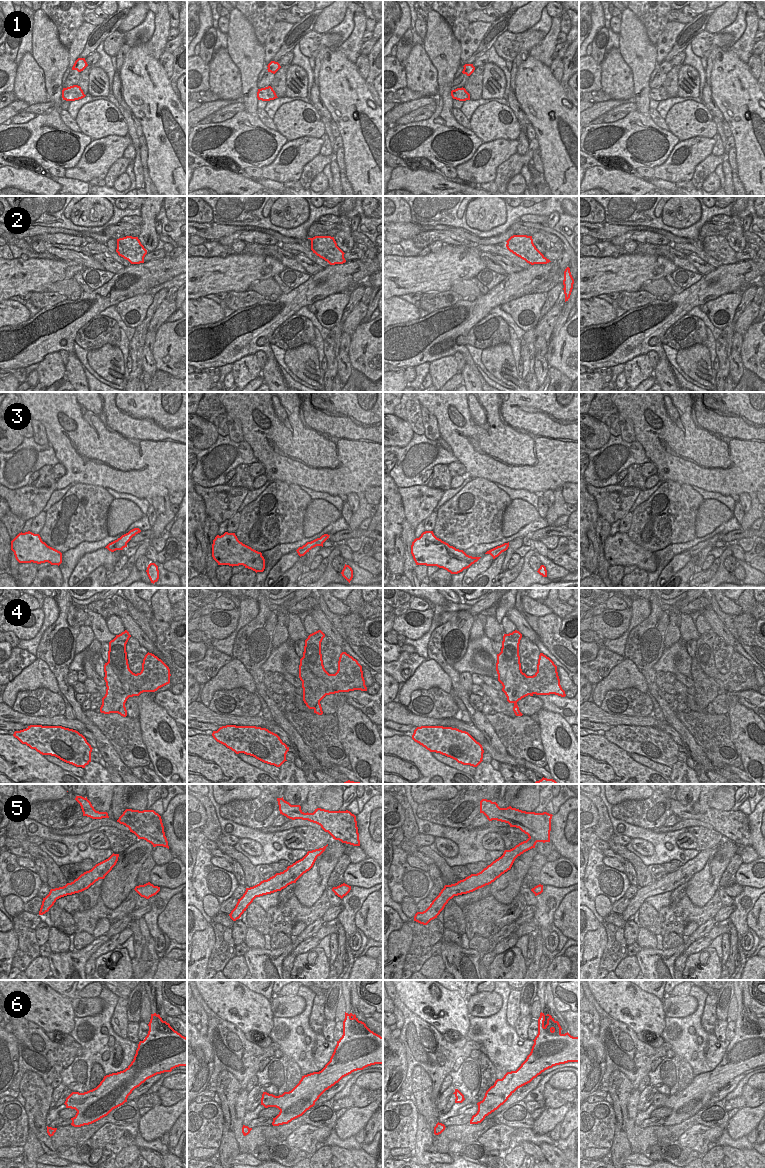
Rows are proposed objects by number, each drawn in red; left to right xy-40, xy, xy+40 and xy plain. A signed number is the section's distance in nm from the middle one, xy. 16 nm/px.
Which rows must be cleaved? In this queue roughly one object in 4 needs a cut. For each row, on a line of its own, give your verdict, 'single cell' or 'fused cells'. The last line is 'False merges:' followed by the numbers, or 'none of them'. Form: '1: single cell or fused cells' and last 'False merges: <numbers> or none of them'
1: fused cells
2: fused cells
3: single cell
4: single cell
5: fused cells
6: single cell
False merges: 1, 2, 5

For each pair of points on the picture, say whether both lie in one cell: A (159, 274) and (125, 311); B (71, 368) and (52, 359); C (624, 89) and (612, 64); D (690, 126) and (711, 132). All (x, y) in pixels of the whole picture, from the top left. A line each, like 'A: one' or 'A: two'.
A: two
B: two
C: one
D: one

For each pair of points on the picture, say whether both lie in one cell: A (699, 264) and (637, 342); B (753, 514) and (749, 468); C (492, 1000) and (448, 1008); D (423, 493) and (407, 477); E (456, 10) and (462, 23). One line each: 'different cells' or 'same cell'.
A: different cells
B: different cells
C: different cells
D: different cells
E: same cell

